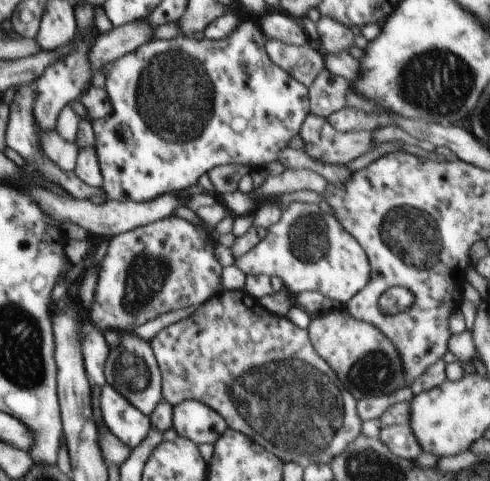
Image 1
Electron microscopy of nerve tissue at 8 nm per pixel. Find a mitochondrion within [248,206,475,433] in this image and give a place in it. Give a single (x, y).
(375, 370)

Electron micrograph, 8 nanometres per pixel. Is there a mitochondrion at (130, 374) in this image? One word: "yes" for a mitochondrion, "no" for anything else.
yes

